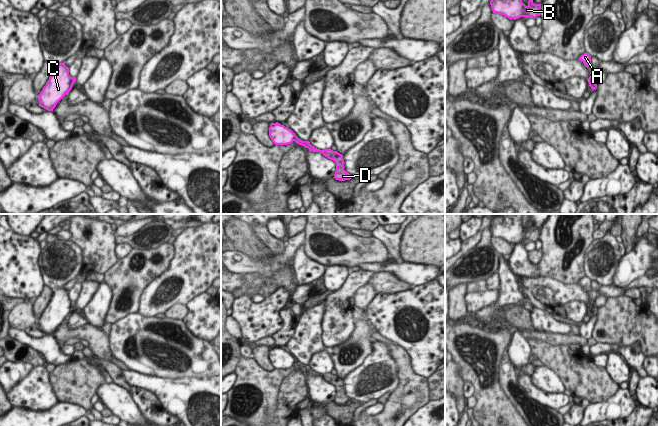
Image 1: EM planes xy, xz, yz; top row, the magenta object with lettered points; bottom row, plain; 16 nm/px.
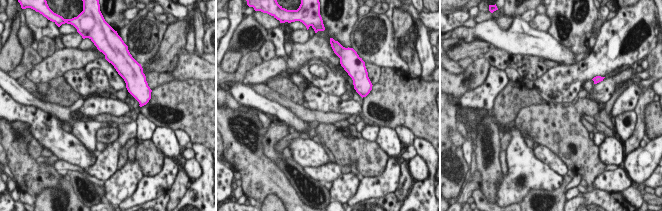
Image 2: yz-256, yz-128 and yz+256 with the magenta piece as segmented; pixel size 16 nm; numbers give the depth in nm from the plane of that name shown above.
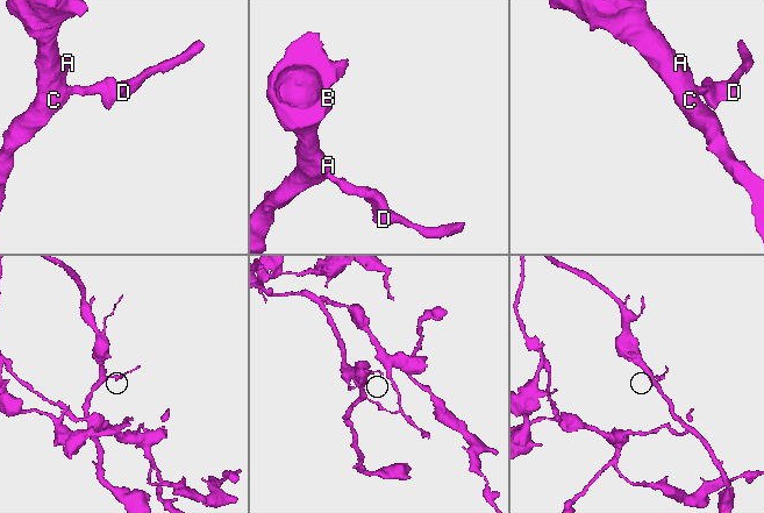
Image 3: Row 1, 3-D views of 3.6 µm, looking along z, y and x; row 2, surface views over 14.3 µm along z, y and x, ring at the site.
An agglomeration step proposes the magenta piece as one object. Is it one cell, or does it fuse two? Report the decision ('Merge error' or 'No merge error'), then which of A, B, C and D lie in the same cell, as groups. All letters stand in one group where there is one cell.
Merge error. Groups: A B C / D

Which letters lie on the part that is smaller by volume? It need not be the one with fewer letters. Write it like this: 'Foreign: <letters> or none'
Foreign: D

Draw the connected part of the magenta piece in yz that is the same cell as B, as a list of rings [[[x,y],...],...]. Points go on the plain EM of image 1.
[[[494,214],[490,229],[493,237],[504,239],[510,244],[540,240],[541,228],[534,228],[533,222],[529,222],[526,230],[522,226],[522,214]]]

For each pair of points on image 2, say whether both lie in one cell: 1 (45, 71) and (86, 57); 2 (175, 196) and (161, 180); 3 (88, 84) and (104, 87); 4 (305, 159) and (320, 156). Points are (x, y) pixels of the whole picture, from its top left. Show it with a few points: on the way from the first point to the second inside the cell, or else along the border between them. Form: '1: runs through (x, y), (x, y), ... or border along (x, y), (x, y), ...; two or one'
1: runs through (55, 66), (59, 62), (76, 59); one
2: border along (179, 168), (175, 181), (168, 191); two
3: runs through (92, 85), (100, 86); one
4: runs through (309, 156), (316, 156); one

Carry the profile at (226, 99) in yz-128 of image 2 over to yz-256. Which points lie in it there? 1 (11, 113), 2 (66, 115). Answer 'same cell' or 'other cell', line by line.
1: same cell
2: other cell

